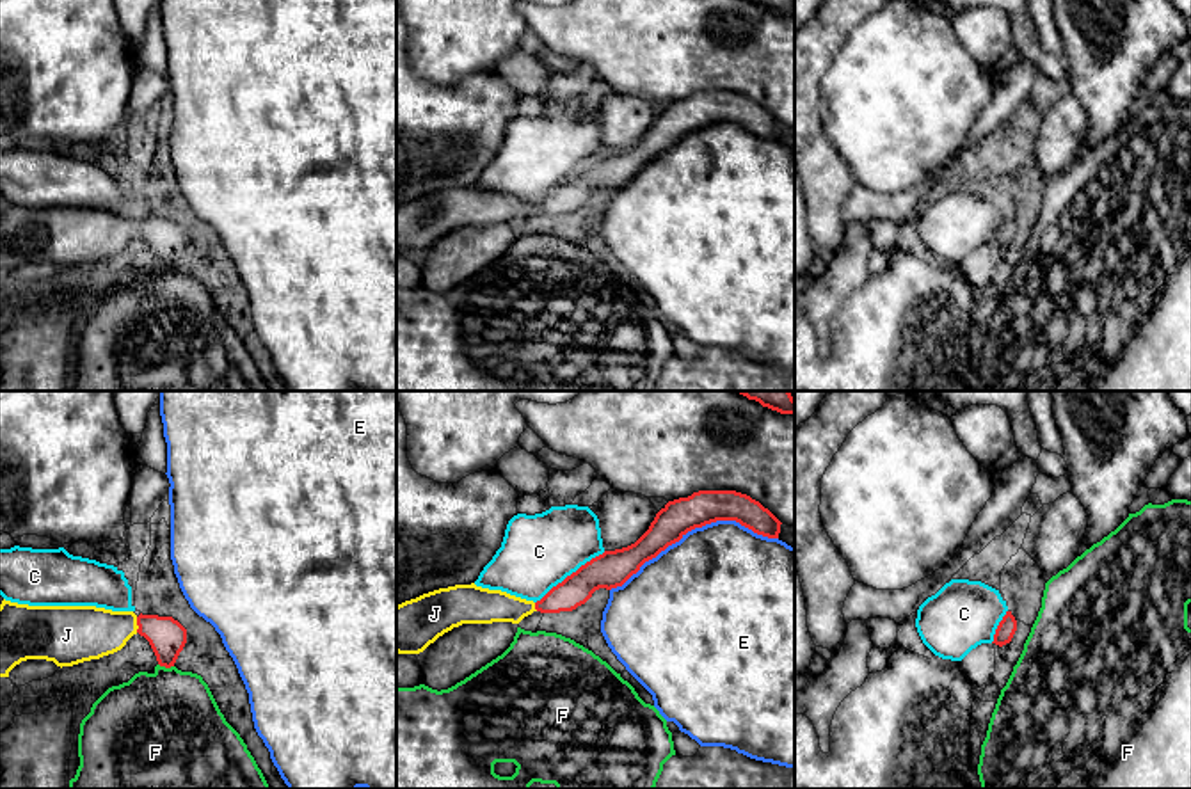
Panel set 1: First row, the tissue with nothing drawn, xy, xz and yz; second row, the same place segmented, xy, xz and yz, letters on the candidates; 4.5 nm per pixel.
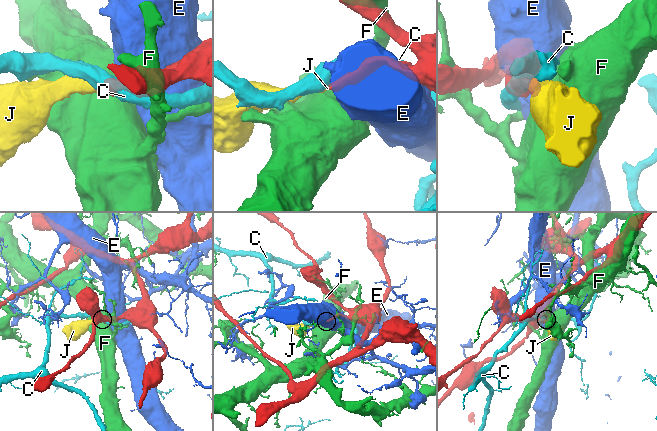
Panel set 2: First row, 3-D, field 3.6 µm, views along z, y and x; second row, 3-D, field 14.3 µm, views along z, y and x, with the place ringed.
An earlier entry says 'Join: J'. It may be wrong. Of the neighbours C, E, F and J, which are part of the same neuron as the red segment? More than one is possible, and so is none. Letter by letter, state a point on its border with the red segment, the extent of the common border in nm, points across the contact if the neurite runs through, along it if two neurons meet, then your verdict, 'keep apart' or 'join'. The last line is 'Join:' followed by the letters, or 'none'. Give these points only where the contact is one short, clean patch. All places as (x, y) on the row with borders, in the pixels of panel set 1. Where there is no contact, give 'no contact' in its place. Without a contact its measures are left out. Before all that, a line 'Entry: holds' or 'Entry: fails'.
Entry: holds
C: xz (571, 574) | 400 nm | keep apart
E: xz (694, 528) | 800 nm | keep apart
F: xy (166, 667) | 70 nm | keep apart
J: xy (137, 624) | 70 nm | across xy (167, 637), (150, 626), (137, 624), (84, 633) | join
Join: J

